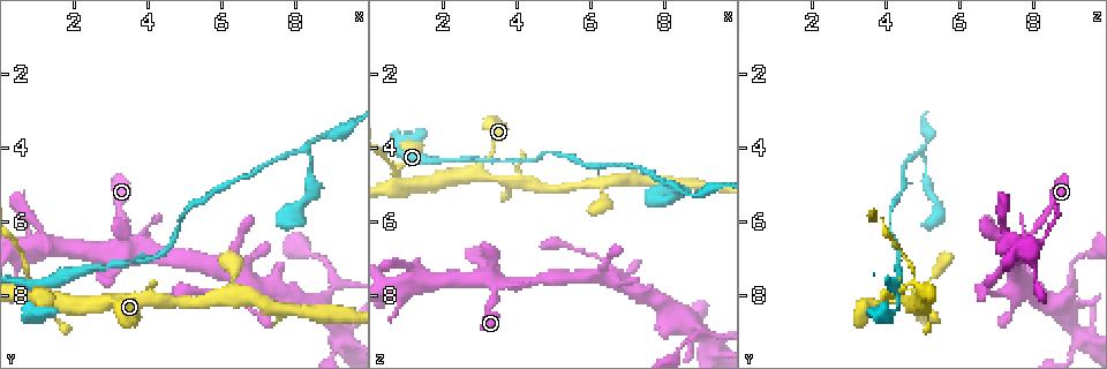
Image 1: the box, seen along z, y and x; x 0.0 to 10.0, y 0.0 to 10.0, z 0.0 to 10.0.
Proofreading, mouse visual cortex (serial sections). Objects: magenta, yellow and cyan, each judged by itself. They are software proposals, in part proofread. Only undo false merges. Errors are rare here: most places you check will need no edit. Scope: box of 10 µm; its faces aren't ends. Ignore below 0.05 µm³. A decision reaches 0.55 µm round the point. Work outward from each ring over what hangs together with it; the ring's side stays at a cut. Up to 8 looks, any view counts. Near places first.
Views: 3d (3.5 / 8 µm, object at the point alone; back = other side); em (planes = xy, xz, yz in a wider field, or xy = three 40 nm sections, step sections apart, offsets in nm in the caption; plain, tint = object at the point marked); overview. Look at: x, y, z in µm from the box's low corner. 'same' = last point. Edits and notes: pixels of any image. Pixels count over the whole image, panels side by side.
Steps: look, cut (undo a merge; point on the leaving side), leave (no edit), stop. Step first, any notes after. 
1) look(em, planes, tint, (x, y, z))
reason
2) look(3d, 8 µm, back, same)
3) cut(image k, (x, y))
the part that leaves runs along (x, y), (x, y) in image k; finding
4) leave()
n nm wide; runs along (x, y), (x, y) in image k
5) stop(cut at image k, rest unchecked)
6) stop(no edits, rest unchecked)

look(3d, 8 µm, (9.20, 9.20, 9.25))
small branch off a trunk

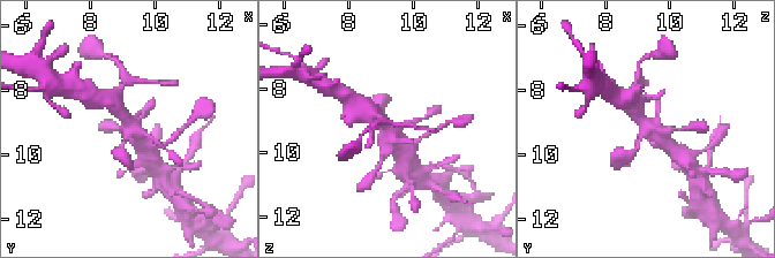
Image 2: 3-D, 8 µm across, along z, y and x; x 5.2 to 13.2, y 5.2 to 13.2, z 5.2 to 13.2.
look(em, xy, step 1, tint, same)
need the tissue

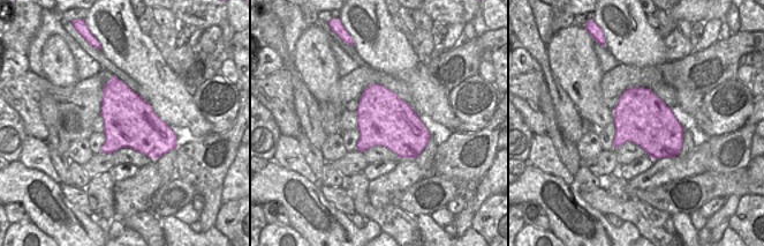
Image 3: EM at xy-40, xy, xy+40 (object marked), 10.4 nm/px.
leave()
runs along (629, 97), (646, 130), (668, 145) in image 2; continuous, no second cell

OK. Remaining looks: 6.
look(3d, 3.5 µm, (8.25, 4.10, 4.90))
abrupt turn

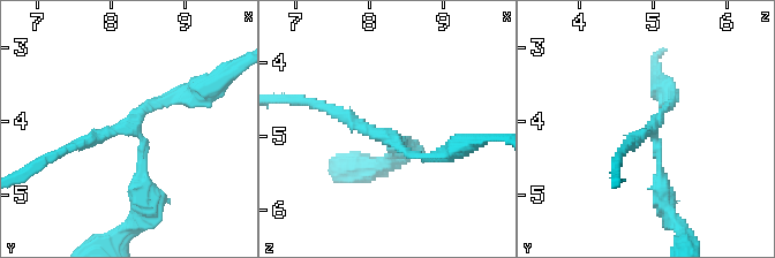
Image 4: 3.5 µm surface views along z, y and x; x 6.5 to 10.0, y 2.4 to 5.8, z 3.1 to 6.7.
look(em, xy, step 5, tint, (8.25, 4.10, 4.95))
3 arms; arms of 150, 150, 150 nm; need the tissue

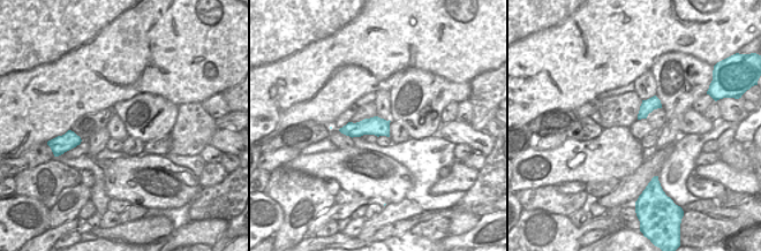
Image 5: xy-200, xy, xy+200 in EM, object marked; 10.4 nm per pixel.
leave()
runs along (60, 153), (130, 129), (142, 139), (142, 199) in image 4; all the same cell

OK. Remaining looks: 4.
look(3d, 3.5 µm, (0.90, 6.75, 7.85))
abrupt turn

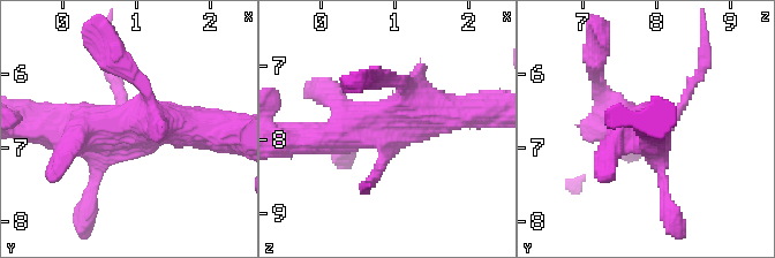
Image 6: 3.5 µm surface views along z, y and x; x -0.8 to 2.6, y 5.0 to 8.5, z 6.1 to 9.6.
look(em, xy, step 2, tint, (0.90, 6.75, 7.90))

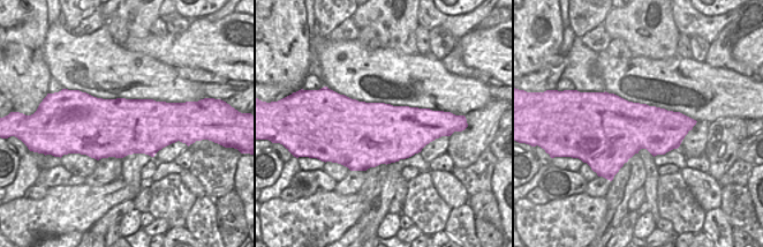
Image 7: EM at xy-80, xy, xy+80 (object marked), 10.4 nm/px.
leave()
runs along (205, 128), (110, 128), (96, 177) in image 6; all the same cell

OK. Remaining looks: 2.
stop(no edits, rest unchecked)

